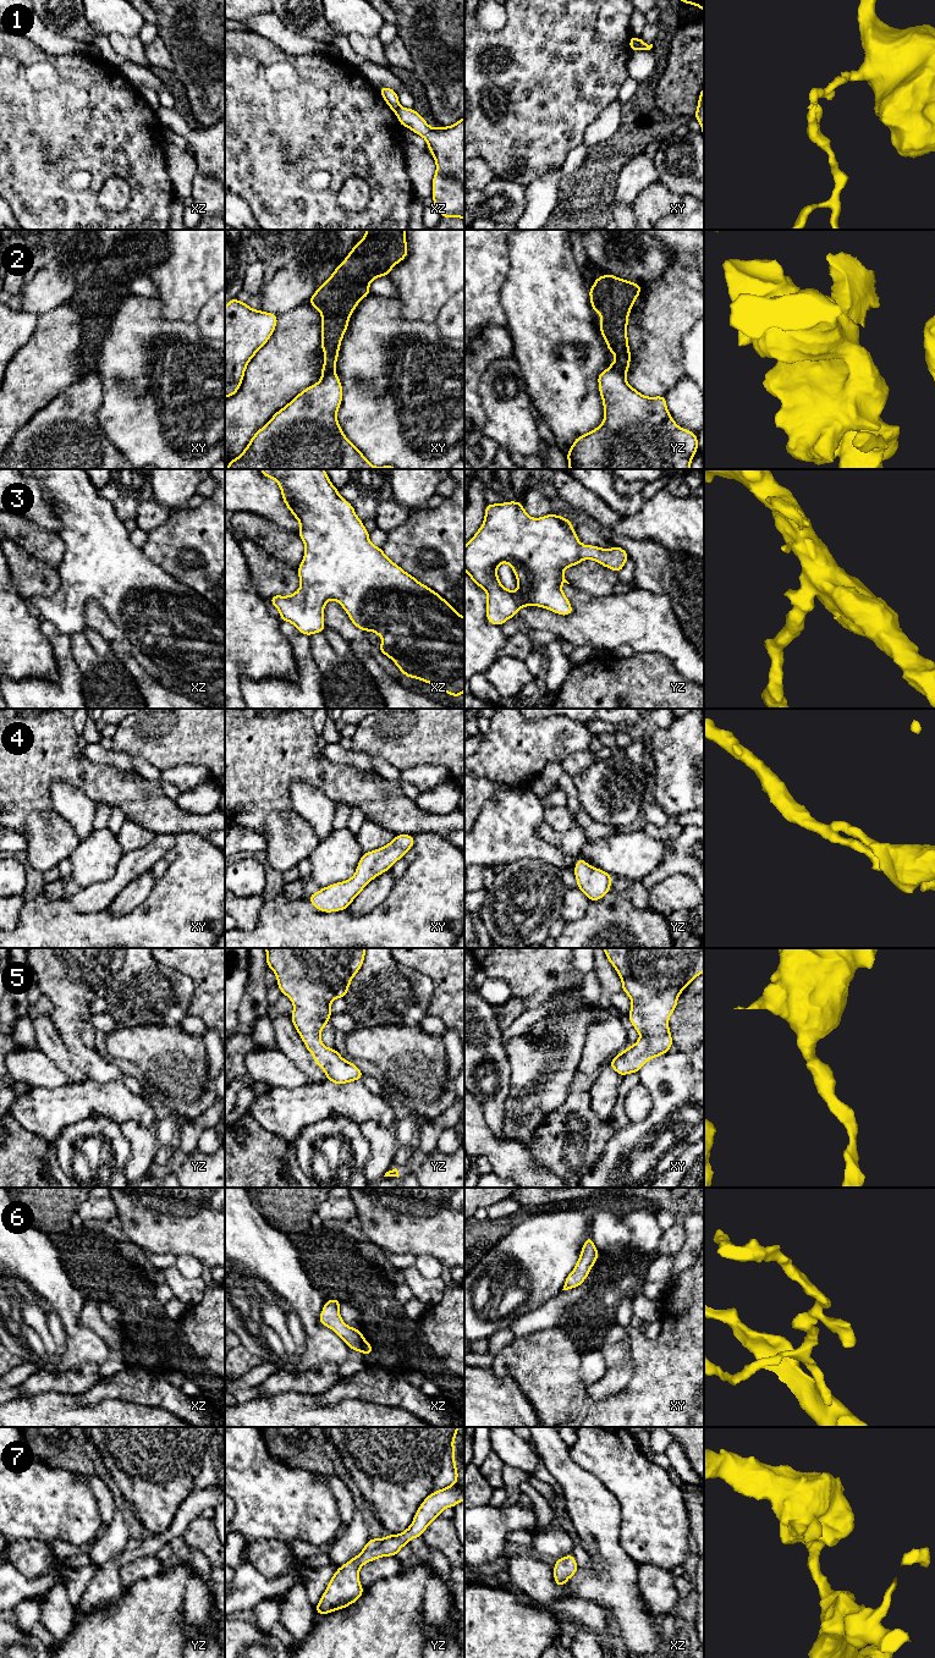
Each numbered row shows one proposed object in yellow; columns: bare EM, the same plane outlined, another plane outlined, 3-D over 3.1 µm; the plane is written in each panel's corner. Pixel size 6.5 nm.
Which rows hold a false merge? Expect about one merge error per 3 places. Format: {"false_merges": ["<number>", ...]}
{"false_merges": ["1", "2"]}

